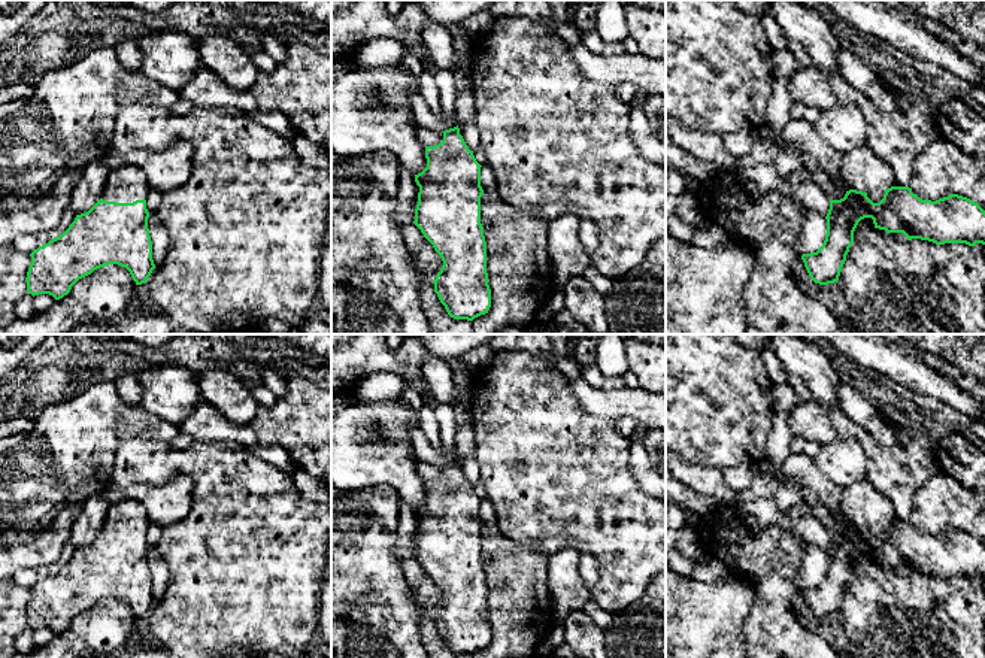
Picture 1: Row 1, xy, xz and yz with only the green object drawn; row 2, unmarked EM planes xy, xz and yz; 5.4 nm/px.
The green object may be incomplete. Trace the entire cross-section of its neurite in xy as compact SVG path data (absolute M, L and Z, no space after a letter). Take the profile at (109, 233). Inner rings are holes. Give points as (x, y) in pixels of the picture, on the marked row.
M127 164L110 170L101 198L88 212L76 215L63 234L30 254L27 292L33 297L49 294L60 300L79 279L109 264L125 267L136 285L146 283L155 269L148 228L148 192L146 173L142 169Z

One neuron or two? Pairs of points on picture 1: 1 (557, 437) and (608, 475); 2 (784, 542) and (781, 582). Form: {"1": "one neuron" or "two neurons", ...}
{"1": "one neuron", "2": "two neurons"}

